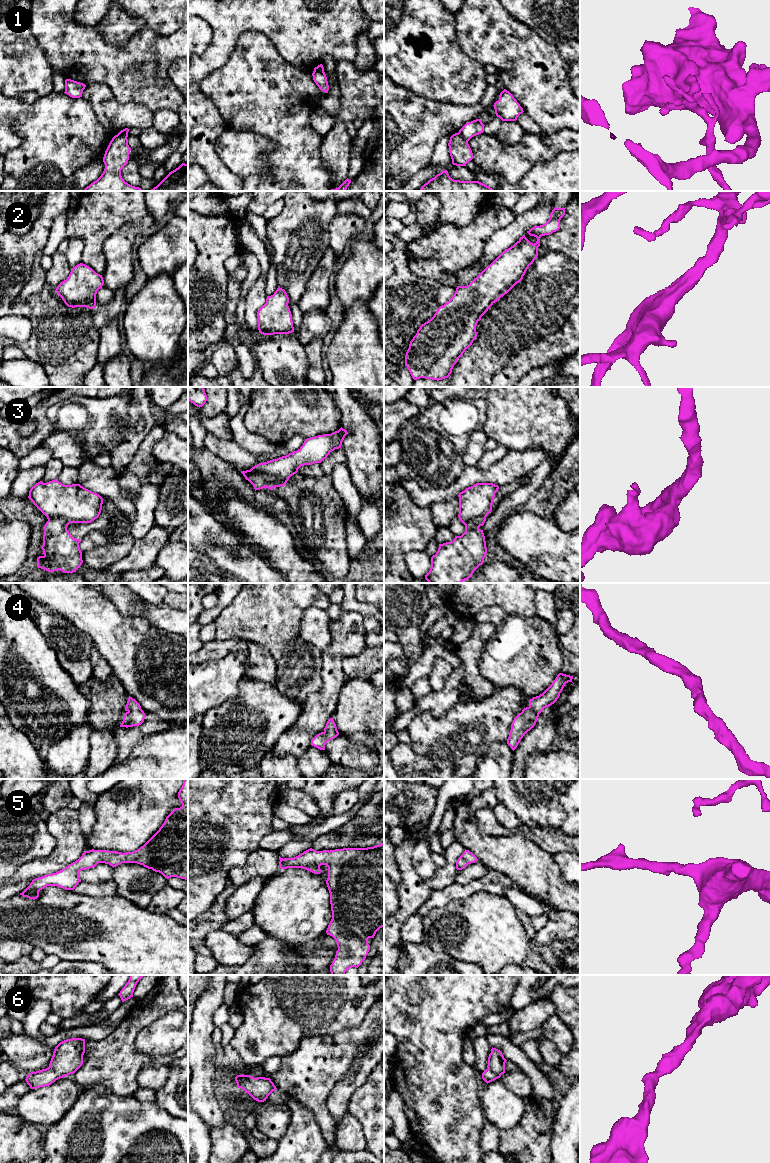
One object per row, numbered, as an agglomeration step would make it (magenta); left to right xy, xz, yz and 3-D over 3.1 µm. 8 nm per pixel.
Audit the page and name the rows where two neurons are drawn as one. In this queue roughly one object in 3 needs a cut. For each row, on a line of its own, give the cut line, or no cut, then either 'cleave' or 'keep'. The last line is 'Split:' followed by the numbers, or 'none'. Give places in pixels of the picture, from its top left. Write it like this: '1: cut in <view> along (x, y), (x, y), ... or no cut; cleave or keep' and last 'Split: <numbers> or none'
1: cut in xz along (323, 70), (313, 72); cleave
2: no cut; keep
3: cut in xz along (245, 476), (260, 474), (264, 478), (265, 486); cleave
4: no cut; keep
5: no cut; keep
6: no cut; keep
Split: 1, 3

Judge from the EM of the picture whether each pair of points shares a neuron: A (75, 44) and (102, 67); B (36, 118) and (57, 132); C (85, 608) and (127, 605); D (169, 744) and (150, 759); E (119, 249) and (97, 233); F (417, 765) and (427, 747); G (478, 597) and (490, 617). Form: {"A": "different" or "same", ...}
{"A": "same", "B": "same", "C": "different", "D": "same", "E": "different", "F": "different", "G": "different"}

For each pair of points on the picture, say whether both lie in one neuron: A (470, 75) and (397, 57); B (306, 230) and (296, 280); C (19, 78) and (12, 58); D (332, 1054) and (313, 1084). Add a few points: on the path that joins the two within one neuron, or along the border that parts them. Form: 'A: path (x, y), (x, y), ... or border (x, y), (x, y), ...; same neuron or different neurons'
A: path (452, 75), (440, 71), (425, 57), (415, 57); same neuron
B: path (298, 242), (296, 268); same neuron
C: path (19, 73), (19, 68), (14, 63); same neuron
D: path (325, 1061), (313, 1073), (313, 1077); same neuron

